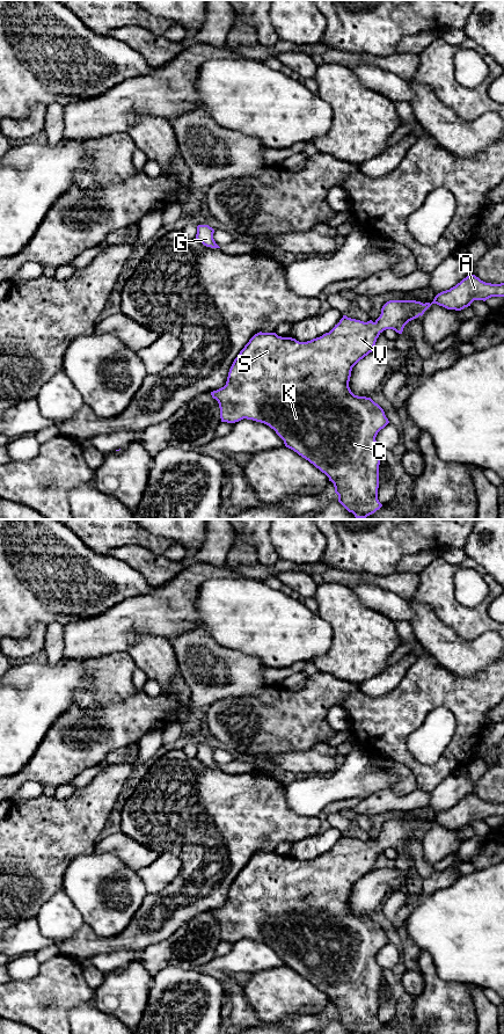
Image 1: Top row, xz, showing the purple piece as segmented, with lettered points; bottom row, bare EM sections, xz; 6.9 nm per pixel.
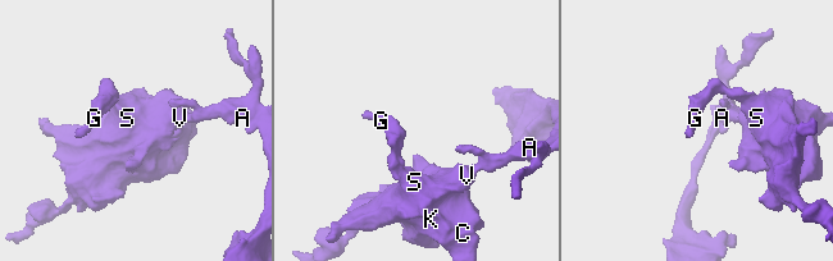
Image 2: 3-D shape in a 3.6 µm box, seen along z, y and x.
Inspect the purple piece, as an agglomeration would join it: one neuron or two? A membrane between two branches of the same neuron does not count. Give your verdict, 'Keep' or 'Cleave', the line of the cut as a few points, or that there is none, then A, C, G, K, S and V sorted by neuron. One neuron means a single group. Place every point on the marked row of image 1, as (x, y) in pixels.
Keep. No split. Groups: A C G K S V

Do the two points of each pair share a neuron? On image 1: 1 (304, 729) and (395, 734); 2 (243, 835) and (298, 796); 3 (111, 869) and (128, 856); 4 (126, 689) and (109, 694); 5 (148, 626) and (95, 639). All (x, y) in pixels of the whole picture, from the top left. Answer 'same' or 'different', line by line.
1: different
2: different
3: different
4: same
5: same

